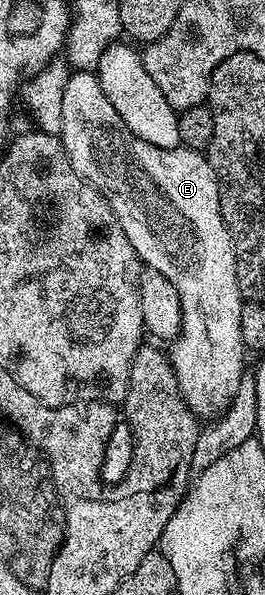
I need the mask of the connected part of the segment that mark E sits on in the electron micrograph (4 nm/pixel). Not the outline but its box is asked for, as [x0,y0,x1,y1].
[60,70,244,422]

